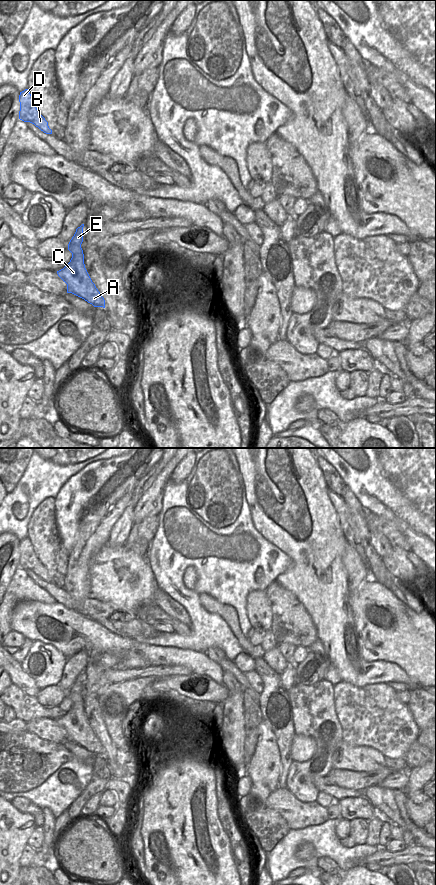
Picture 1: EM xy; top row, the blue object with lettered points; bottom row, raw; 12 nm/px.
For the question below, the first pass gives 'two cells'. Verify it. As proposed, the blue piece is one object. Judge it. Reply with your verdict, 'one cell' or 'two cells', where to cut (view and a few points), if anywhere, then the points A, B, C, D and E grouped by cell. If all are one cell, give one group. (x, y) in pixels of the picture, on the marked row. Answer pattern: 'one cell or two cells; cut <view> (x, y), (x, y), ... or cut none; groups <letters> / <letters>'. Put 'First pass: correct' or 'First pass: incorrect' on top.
First pass: incorrect
one cell; cut none; groups A B C D E

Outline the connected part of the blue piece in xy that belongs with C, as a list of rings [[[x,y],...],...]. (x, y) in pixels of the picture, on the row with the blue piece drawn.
[[[82,224],[68,244],[68,250],[72,253],[72,258],[66,266],[57,271],[58,276],[67,284],[67,293],[72,293],[94,307],[105,308],[105,300],[92,282],[84,264],[84,254],[81,248],[83,242]]]

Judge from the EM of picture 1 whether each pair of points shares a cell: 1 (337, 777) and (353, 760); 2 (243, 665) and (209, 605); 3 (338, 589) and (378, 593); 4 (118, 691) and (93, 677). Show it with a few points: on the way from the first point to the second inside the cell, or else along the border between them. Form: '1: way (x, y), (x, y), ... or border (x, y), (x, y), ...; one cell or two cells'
1: border (332, 768), (365, 770), (367, 772); two cells
2: border (244, 651), (253, 658); two cells
3: border (349, 595), (348, 602), (353, 618); two cells
4: border (101, 686), (96, 693); two cells

